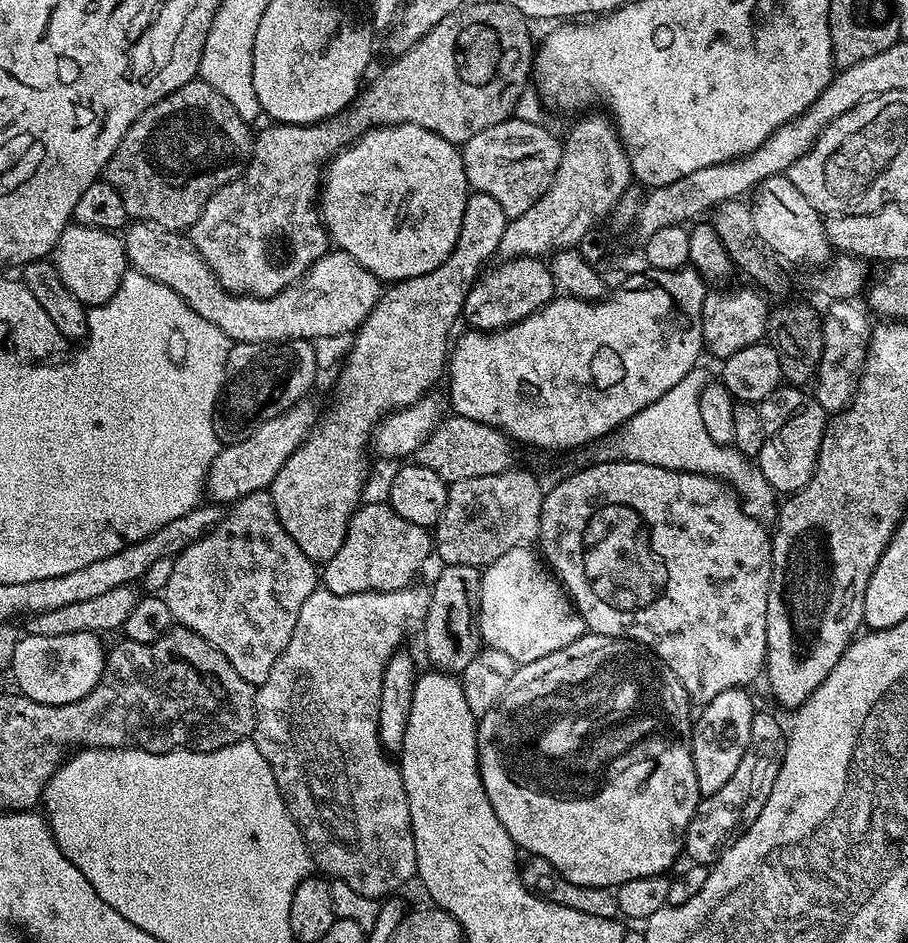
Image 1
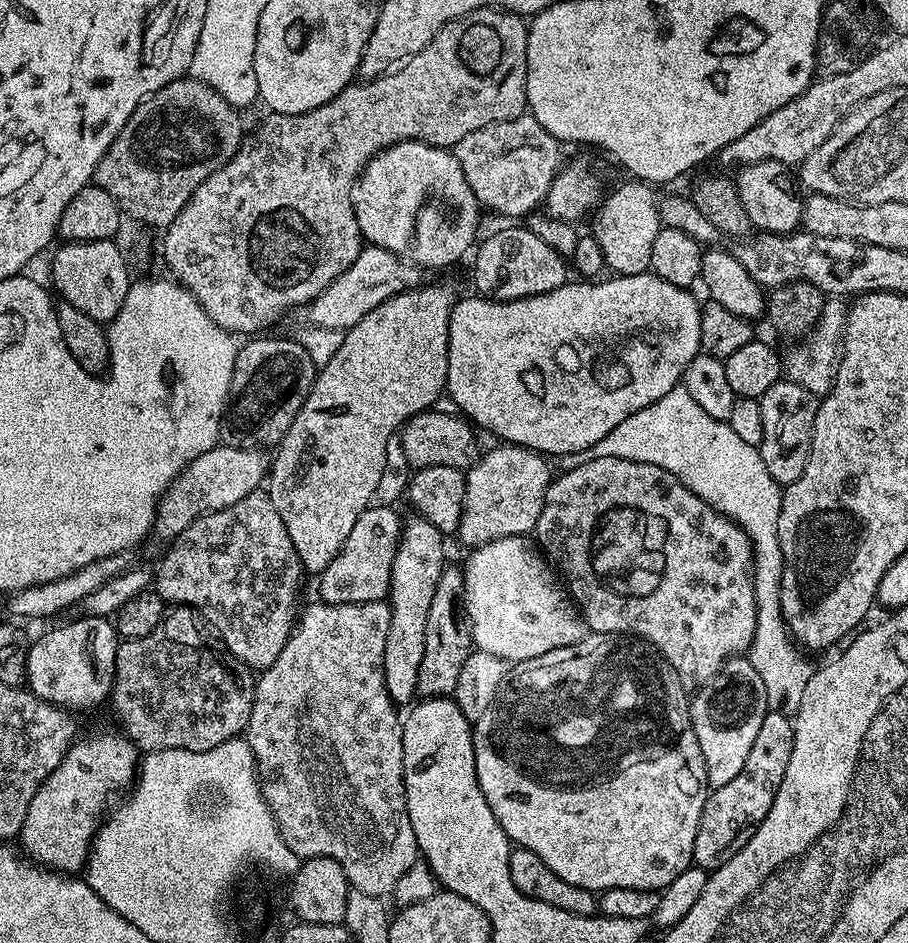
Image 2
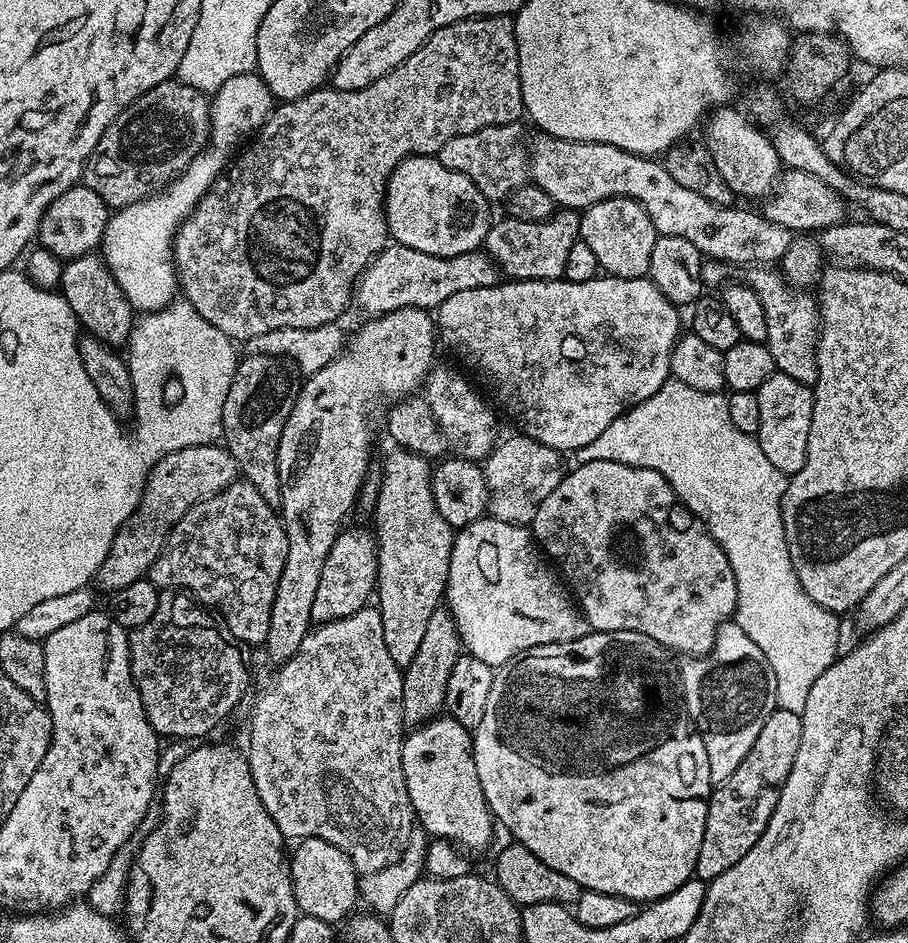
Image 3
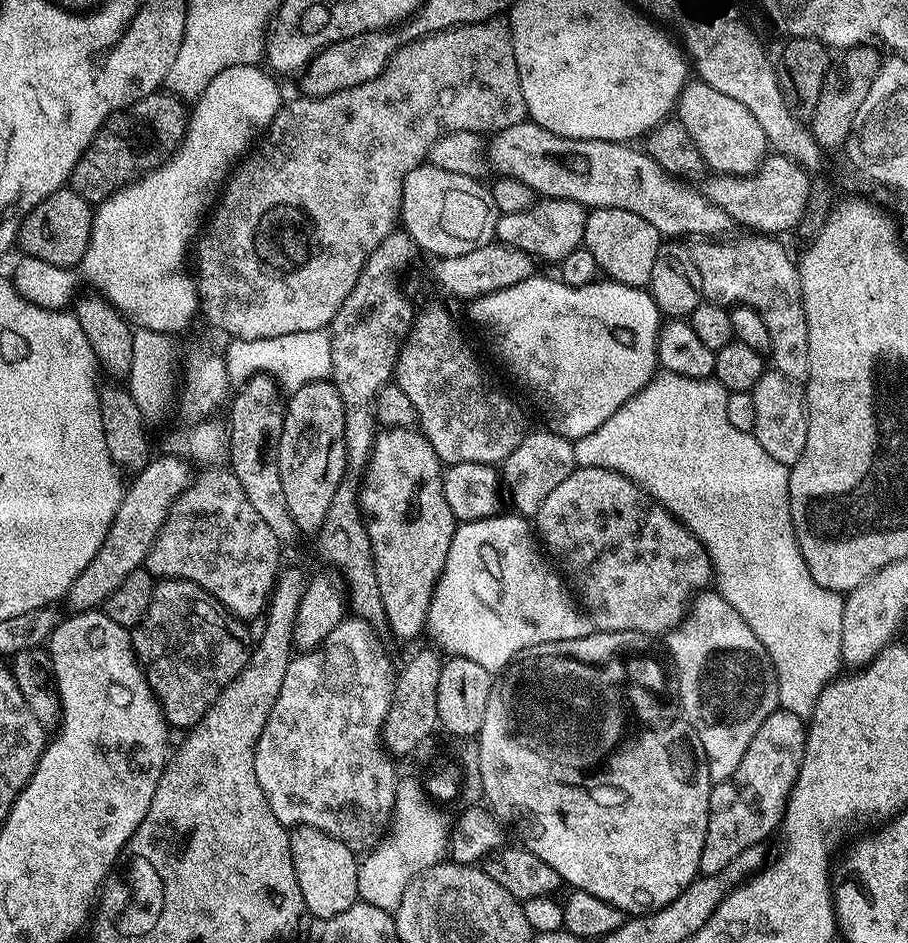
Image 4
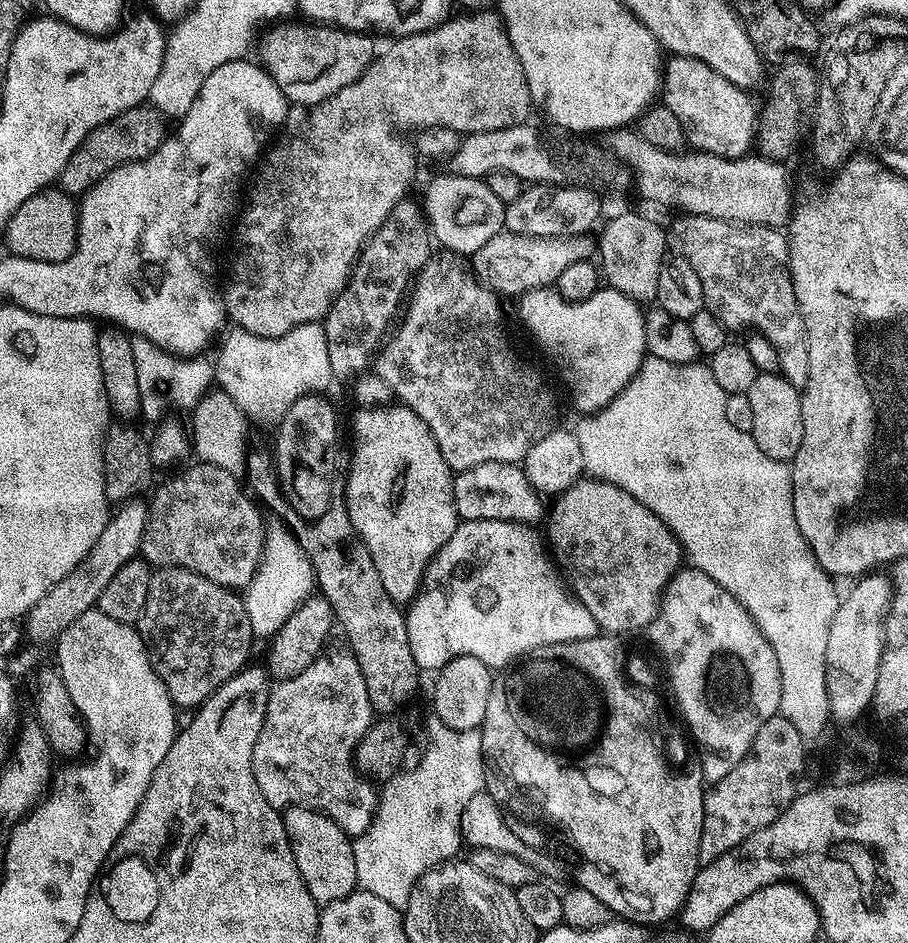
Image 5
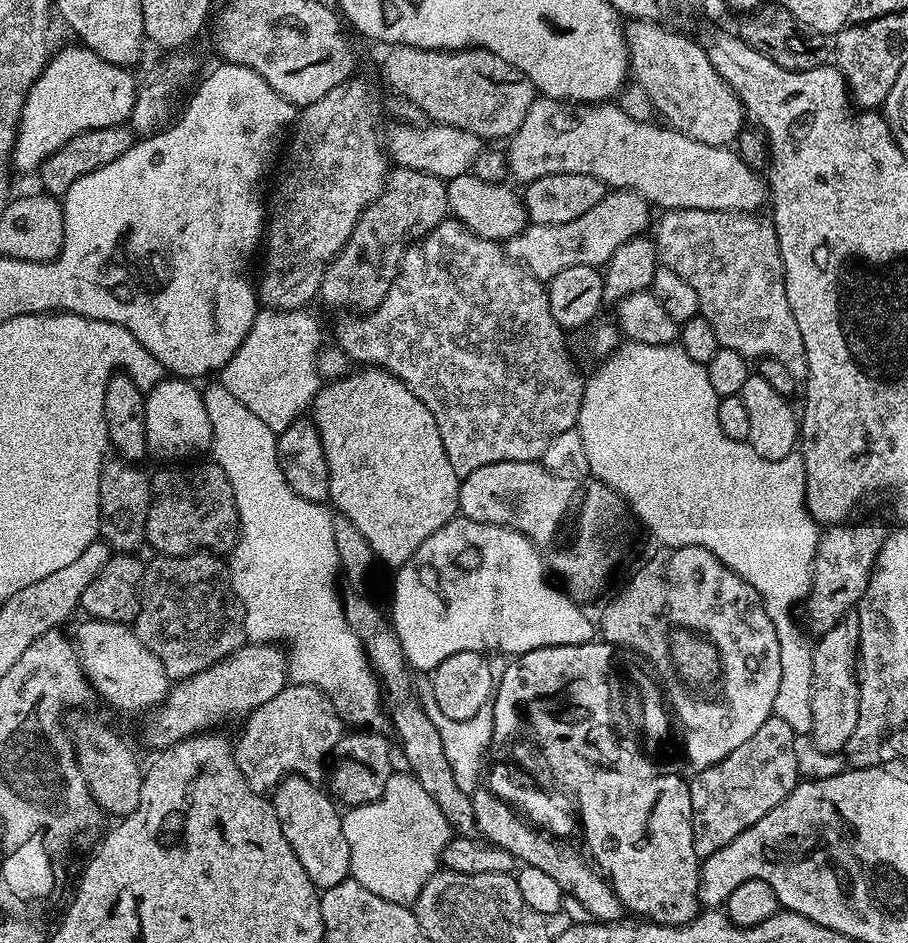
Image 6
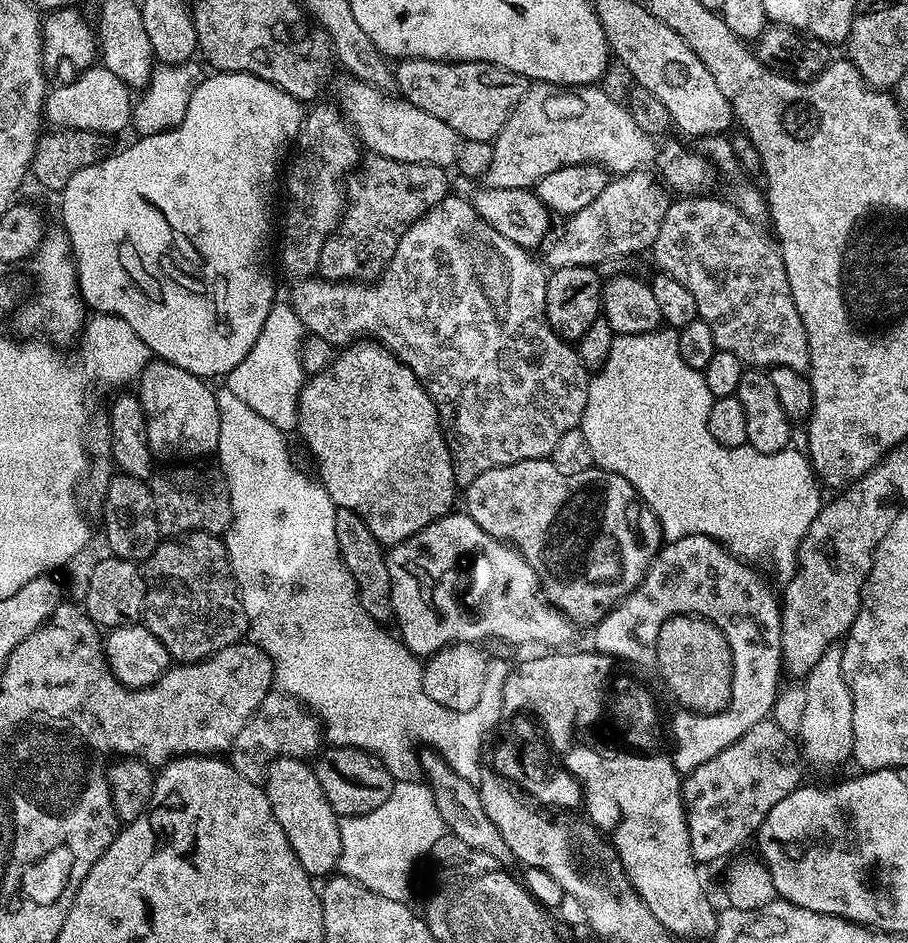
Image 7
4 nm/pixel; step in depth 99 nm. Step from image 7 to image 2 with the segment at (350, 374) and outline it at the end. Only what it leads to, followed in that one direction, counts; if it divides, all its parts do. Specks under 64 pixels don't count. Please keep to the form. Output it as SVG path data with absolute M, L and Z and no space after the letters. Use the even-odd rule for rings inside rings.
M413 515L411 519L400 530L400 541L390 574L392 588L386 597L392 609L392 617L384 647L384 681L392 703L397 706L411 705L417 699L418 666L422 666L422 654L426 650L426 622L430 618L430 602L434 599L438 578L442 578L446 567L445 537L421 516Z

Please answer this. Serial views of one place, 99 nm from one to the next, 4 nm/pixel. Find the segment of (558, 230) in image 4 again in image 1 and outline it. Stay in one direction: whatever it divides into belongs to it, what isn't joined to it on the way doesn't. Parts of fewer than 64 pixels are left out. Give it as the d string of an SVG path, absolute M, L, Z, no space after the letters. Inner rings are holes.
M513 256L499 262L497 268L489 267L466 294L462 320L468 323L465 325L469 329L495 332L497 328L517 324L539 308L546 307L557 295L558 281L552 277L551 267L541 257Z

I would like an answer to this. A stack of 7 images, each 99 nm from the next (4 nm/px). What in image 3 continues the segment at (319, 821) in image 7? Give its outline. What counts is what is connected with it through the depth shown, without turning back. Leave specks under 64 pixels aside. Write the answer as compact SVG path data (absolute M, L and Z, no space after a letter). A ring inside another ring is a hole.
M306 838L291 849L290 863L296 907L303 915L322 918L322 922L333 926L347 921L353 915L352 907L356 902L358 904L360 896L358 873L350 858L338 850L338 846L322 838Z

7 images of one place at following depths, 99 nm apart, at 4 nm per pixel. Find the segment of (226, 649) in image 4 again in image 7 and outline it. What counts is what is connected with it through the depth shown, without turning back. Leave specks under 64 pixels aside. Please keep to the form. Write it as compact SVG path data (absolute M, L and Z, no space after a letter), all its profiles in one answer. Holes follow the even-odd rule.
M185 532L175 538L161 539L160 545L150 554L150 558L143 565L144 581L146 582L146 598L144 599L144 615L142 623L158 638L168 651L169 657L176 662L191 662L194 660L205 660L206 657L214 655L218 650L222 650L231 644L239 644L245 639L250 625L248 615L244 609L244 603L240 600L240 593L236 586L236 577L232 574L232 564L228 560L228 548L219 535L211 532Z

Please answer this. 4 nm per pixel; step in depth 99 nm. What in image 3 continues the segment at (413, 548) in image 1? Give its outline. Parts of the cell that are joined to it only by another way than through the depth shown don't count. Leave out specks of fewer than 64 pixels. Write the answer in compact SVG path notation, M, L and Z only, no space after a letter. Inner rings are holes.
M345 527L340 537L326 554L326 566L322 566L322 578L314 594L313 621L325 624L338 618L346 618L362 610L373 599L376 586L376 538L364 528Z

